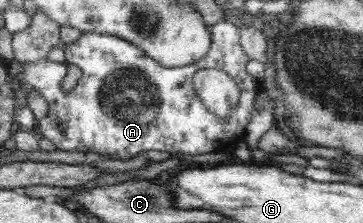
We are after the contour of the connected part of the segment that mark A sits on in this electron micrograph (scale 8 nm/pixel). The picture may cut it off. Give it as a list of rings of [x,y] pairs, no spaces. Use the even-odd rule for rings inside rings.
[[[222,19],[211,25],[212,47],[203,59],[191,65],[181,67],[163,67],[158,61],[150,58],[133,43],[113,35],[82,32],[78,39],[70,44],[63,44],[65,61],[53,62],[46,59],[35,63],[22,63],[23,72],[17,76],[22,88],[27,92],[37,91],[49,105],[47,117],[38,121],[40,136],[52,141],[56,149],[77,150],[81,153],[99,153],[111,155],[115,159],[131,159],[145,151],[167,151],[167,153],[199,153],[210,154],[219,147],[234,147],[243,140],[246,127],[251,118],[257,113],[255,99],[260,91],[257,82],[245,70],[250,58],[240,44],[239,27],[232,22]],[[69,65],[77,65],[82,76],[74,89],[68,92],[61,90],[61,80],[67,75]],[[200,69],[219,69],[227,72],[240,89],[240,98],[235,111],[224,118],[207,109],[207,106],[197,97],[193,88],[193,77]]]

